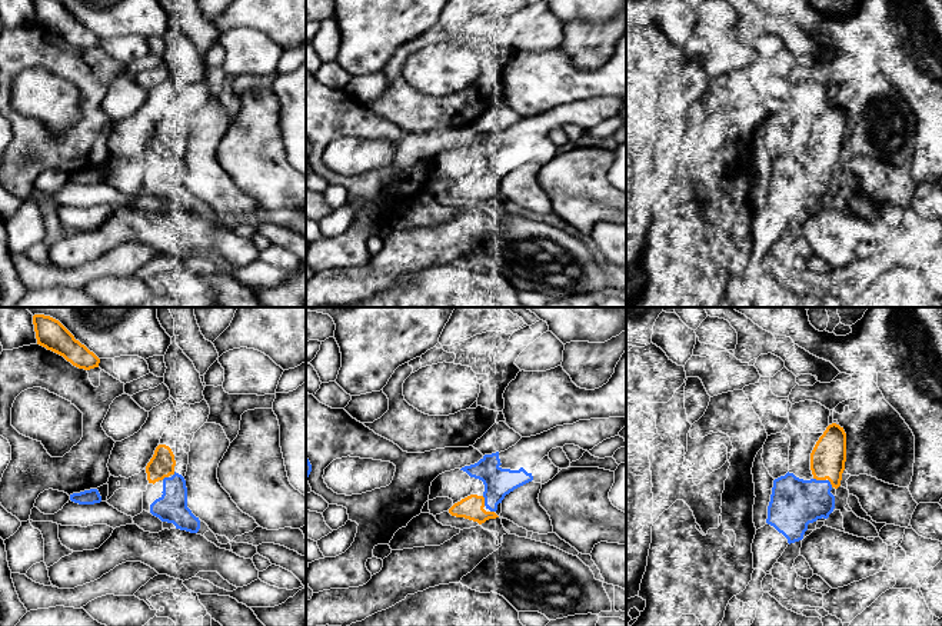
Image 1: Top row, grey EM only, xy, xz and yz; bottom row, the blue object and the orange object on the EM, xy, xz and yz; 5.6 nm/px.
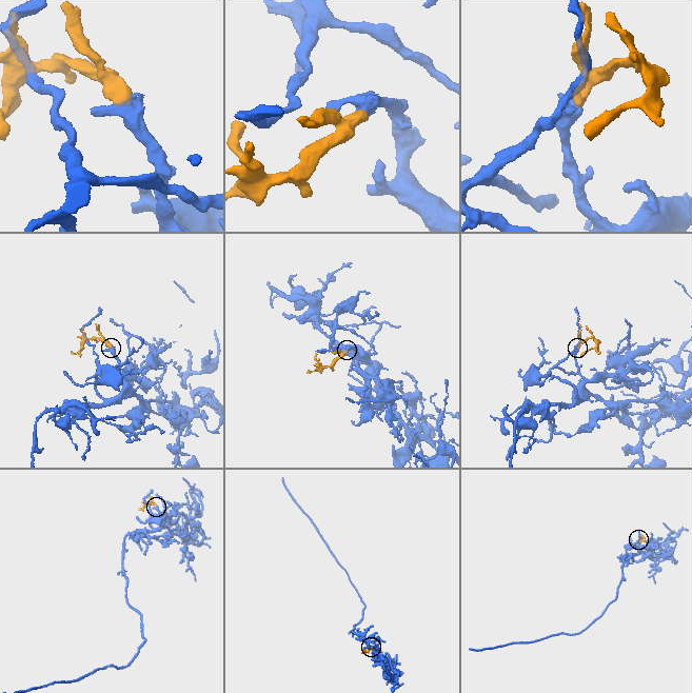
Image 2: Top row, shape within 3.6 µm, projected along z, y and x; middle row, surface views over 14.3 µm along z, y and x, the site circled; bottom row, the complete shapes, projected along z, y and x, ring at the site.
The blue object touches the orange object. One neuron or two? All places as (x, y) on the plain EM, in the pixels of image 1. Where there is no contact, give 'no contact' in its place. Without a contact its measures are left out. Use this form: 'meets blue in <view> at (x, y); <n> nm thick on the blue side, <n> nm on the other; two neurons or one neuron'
meets blue in yz at (819, 160); 280 nm thick on the blue side, 200 nm on the other; one neuron

